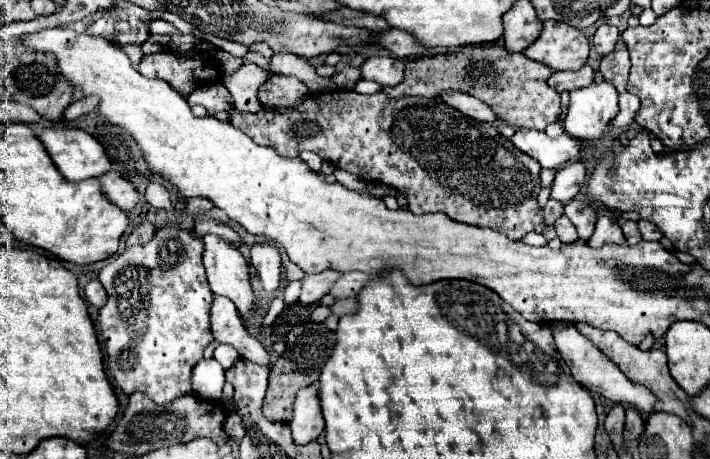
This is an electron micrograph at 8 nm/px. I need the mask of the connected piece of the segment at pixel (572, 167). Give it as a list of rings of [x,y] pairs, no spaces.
[[[566,163],[564,169],[556,175],[554,179],[554,187],[552,187],[552,197],[566,203],[570,199],[574,199],[582,185],[586,183],[588,177],[588,167],[584,163]]]

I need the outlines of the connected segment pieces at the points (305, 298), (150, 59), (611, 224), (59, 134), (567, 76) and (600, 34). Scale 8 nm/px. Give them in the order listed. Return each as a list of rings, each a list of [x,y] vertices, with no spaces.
[[[322,271],[318,275],[306,275],[302,279],[302,295],[300,295],[300,303],[310,305],[310,303],[318,303],[324,295],[330,293],[334,281],[338,281],[342,273],[338,271]]]
[[[154,53],[142,59],[140,73],[168,81],[178,93],[192,93],[200,81],[216,77],[216,69],[206,65],[200,55],[184,57],[176,53]]]
[[[600,217],[596,221],[596,229],[592,233],[592,237],[586,241],[590,247],[602,247],[606,243],[616,243],[616,245],[626,245],[626,239],[622,235],[620,225],[616,223],[616,219],[610,217]]]
[[[50,127],[50,129],[44,129],[40,133],[40,139],[42,143],[46,145],[52,161],[56,163],[58,171],[72,183],[78,183],[78,181],[84,181],[88,177],[100,177],[104,175],[106,171],[110,171],[112,163],[104,151],[104,147],[90,135],[86,133],[84,129],[72,129],[72,127]]]
[[[582,65],[578,71],[554,71],[548,79],[548,83],[558,91],[574,91],[590,85],[594,81],[594,71],[590,65]]]
[[[600,25],[594,33],[594,47],[600,55],[608,55],[614,51],[616,41],[618,41],[618,29],[612,25]]]

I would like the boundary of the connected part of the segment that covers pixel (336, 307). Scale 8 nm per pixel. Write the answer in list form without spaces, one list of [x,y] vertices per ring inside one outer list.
[[[356,297],[354,299],[340,299],[332,305],[332,313],[338,317],[342,317],[344,313],[354,313],[354,311],[358,311],[358,299]]]

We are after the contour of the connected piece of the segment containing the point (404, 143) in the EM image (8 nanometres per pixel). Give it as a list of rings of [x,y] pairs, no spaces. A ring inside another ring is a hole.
[[[336,89],[328,93],[310,95],[302,105],[294,109],[270,109],[262,107],[260,113],[240,113],[232,109],[232,125],[244,131],[258,145],[272,147],[282,157],[298,157],[302,151],[314,151],[328,159],[332,165],[360,175],[364,181],[380,181],[394,187],[406,197],[410,209],[416,215],[422,213],[446,213],[450,219],[474,227],[490,227],[514,241],[520,241],[524,233],[542,233],[546,223],[542,207],[538,205],[540,165],[520,149],[514,149],[512,141],[482,121],[474,121],[454,107],[446,105],[440,97],[386,97],[386,93],[360,95],[356,91]]]

